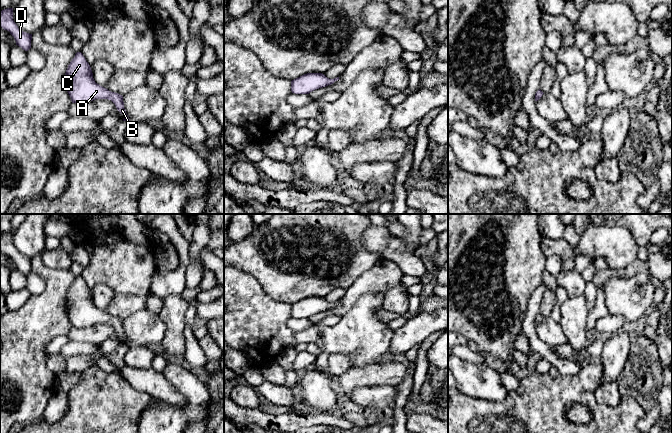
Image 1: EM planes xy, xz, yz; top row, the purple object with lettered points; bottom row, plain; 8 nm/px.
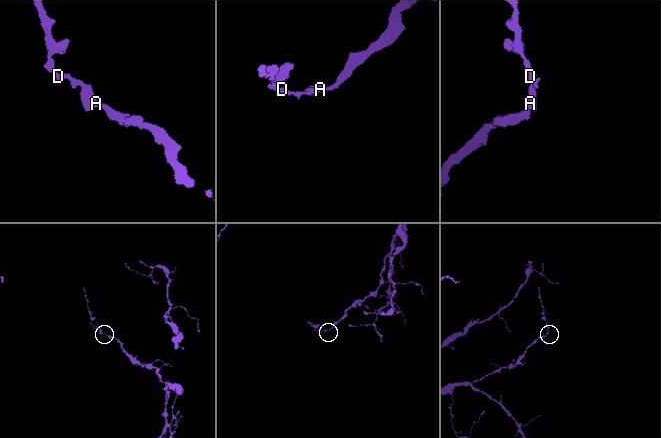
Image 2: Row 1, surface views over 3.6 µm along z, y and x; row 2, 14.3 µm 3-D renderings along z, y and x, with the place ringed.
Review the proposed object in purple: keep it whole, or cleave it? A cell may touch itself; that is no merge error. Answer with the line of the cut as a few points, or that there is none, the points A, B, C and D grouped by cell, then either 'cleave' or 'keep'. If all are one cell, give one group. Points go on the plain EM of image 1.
no cut; A B C D; keep

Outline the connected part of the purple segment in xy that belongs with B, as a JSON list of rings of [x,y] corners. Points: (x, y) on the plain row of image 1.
[[[81,276],[75,278],[65,299],[67,316],[72,327],[83,328],[96,323],[108,323],[115,328],[121,338],[126,340],[123,345],[130,345],[124,332],[123,320],[95,306],[91,291]]]

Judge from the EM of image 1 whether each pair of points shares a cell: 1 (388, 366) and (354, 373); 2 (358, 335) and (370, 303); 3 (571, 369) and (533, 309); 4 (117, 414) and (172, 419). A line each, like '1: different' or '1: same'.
1: same
2: same
3: same
4: different

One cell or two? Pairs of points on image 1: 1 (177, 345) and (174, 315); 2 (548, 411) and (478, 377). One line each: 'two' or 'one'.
1: one
2: two

